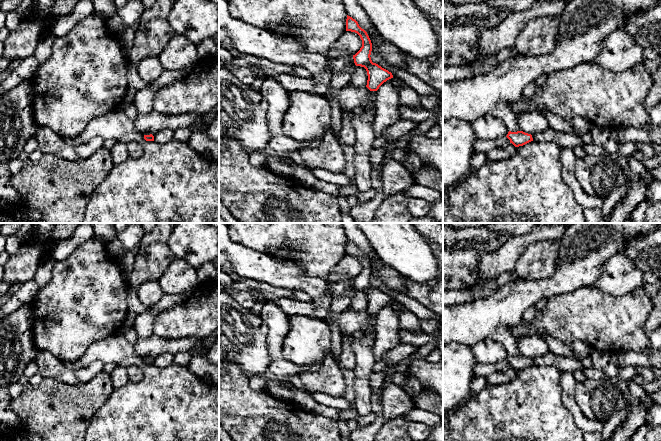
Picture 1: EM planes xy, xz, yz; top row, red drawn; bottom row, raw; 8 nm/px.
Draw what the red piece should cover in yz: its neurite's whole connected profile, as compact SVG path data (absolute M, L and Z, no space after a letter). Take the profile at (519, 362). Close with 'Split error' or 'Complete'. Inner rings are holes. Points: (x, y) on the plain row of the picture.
M509 355L506 361L510 364L510 367L512 367L515 371L523 370L533 365L532 359L523 355Z. Complete

